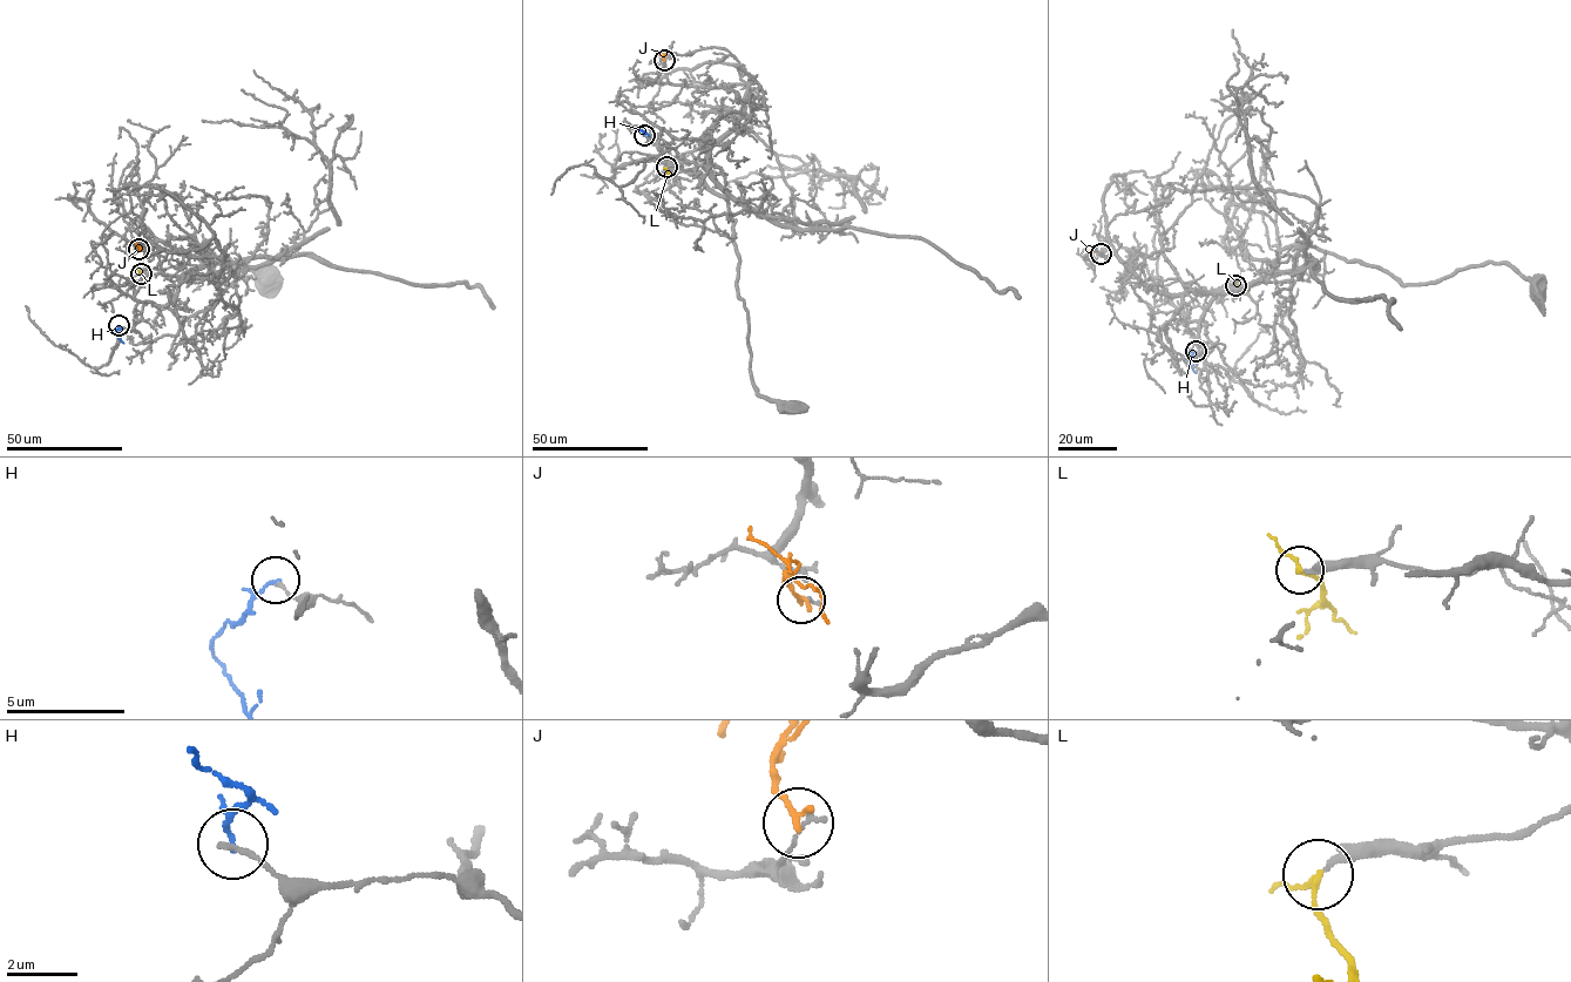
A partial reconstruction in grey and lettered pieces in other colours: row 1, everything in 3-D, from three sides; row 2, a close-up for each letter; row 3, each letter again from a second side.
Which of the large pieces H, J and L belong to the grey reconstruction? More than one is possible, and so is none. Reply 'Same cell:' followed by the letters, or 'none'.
Same cell: L

